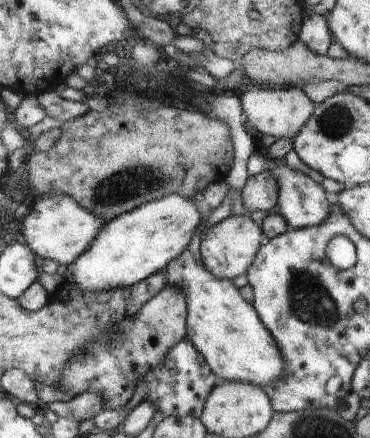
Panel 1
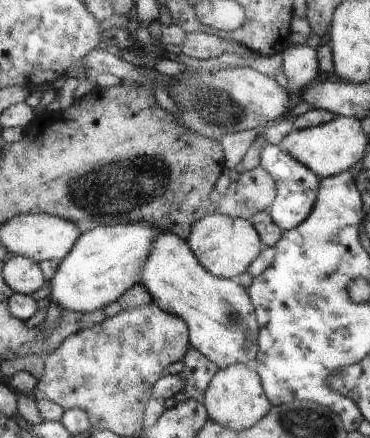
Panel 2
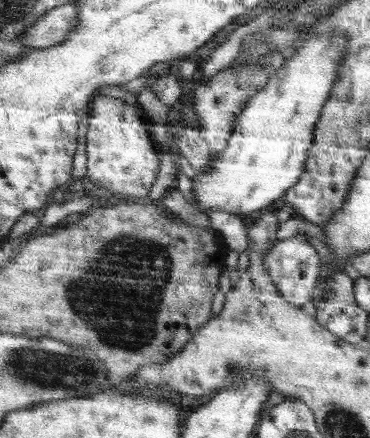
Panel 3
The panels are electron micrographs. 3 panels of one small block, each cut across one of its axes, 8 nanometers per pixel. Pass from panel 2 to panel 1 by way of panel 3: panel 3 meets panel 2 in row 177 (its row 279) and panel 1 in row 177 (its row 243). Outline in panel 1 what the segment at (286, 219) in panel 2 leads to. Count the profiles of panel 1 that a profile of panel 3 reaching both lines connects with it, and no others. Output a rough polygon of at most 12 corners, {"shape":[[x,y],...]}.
{"shape":[[285,160],[281,182],[281,214],[291,230],[323,226],[335,200]]}

